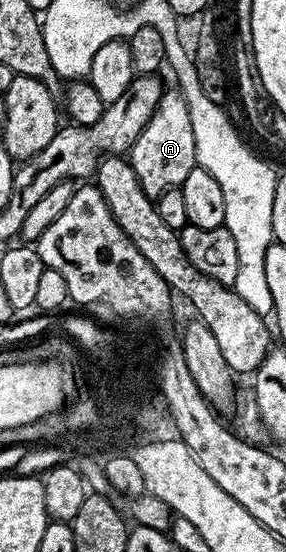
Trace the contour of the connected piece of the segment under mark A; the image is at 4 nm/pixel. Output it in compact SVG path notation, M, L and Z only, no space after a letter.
M165 91L150 122L146 122L146 130L142 130L142 134L138 134L138 142L134 142L130 163L142 190L151 198L166 194L166 190L171 188L179 188L182 182L186 182L186 174L197 168L193 127L180 91Z

